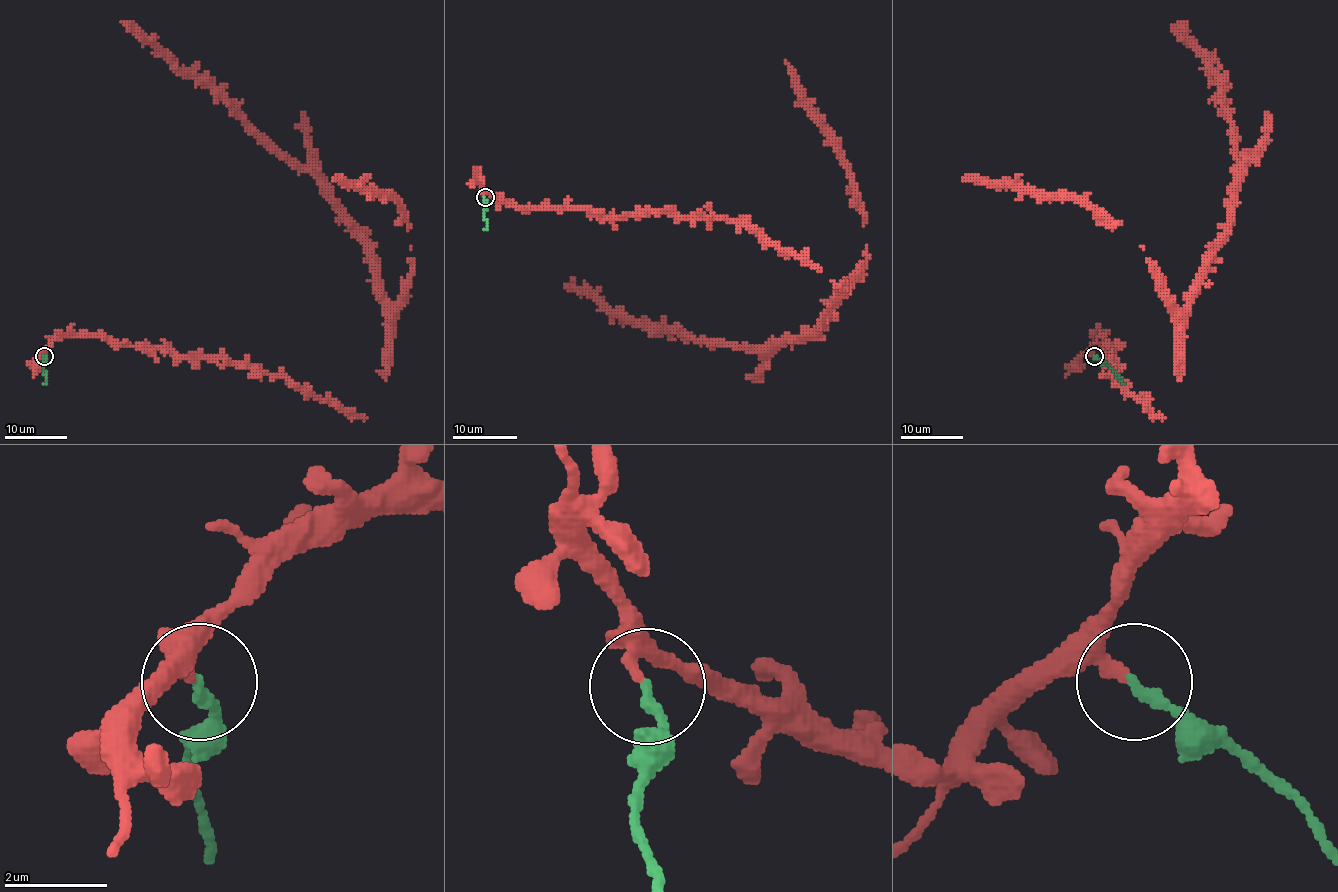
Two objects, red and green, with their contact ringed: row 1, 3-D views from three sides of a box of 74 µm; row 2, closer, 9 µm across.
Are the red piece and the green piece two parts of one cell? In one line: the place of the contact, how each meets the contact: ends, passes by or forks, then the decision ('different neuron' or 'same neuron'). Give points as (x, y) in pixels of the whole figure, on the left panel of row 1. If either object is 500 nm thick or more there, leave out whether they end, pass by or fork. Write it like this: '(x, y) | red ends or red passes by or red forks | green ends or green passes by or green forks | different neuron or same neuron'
(44, 356) | red ends | green ends | different neuron

